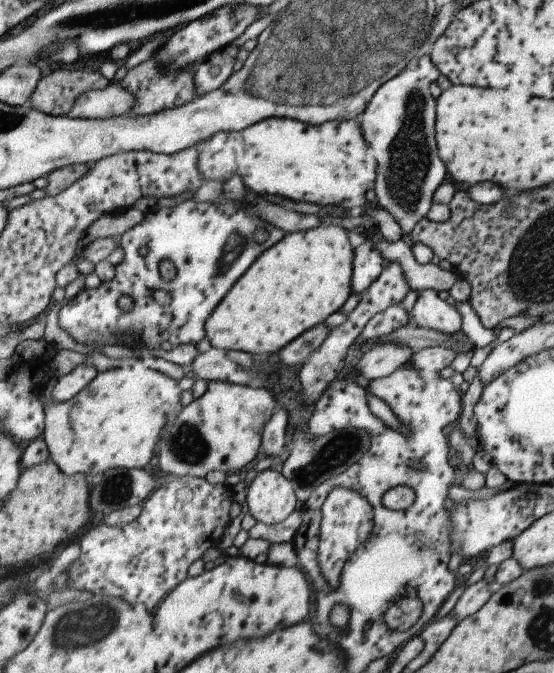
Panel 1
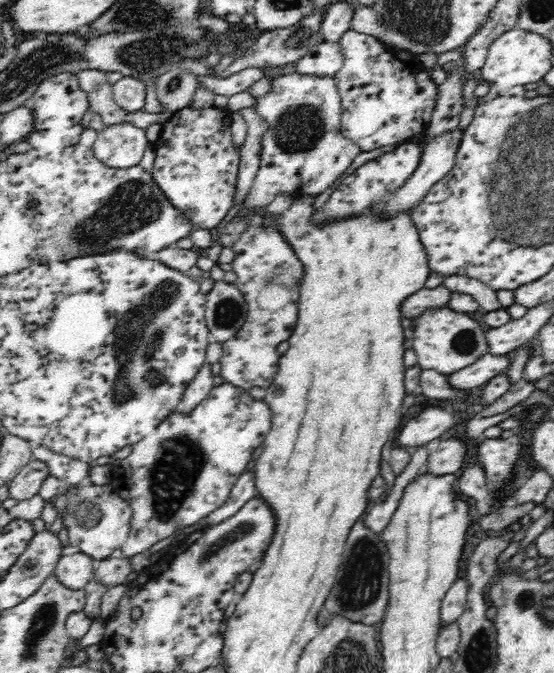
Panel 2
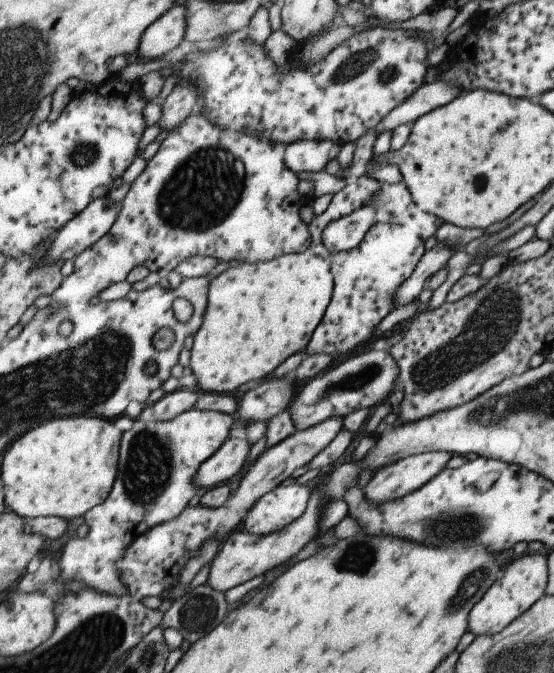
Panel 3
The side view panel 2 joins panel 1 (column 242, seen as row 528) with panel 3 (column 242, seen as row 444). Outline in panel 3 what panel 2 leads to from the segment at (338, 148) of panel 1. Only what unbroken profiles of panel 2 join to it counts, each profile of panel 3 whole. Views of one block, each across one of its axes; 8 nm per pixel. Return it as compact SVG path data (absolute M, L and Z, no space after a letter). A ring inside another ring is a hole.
M191 115L164 138L145 172L122 200L119 216L111 230L76 258L75 272L66 277L62 287L51 295L49 307L52 312L78 307L107 286L127 281L131 270L139 265L166 278L184 260L197 255L225 262L242 260L254 263L309 250L310 225L303 222L299 214L308 199L299 192L300 179L284 159L286 147L283 143L264 143L253 135L224 129L205 120L205 116Z

